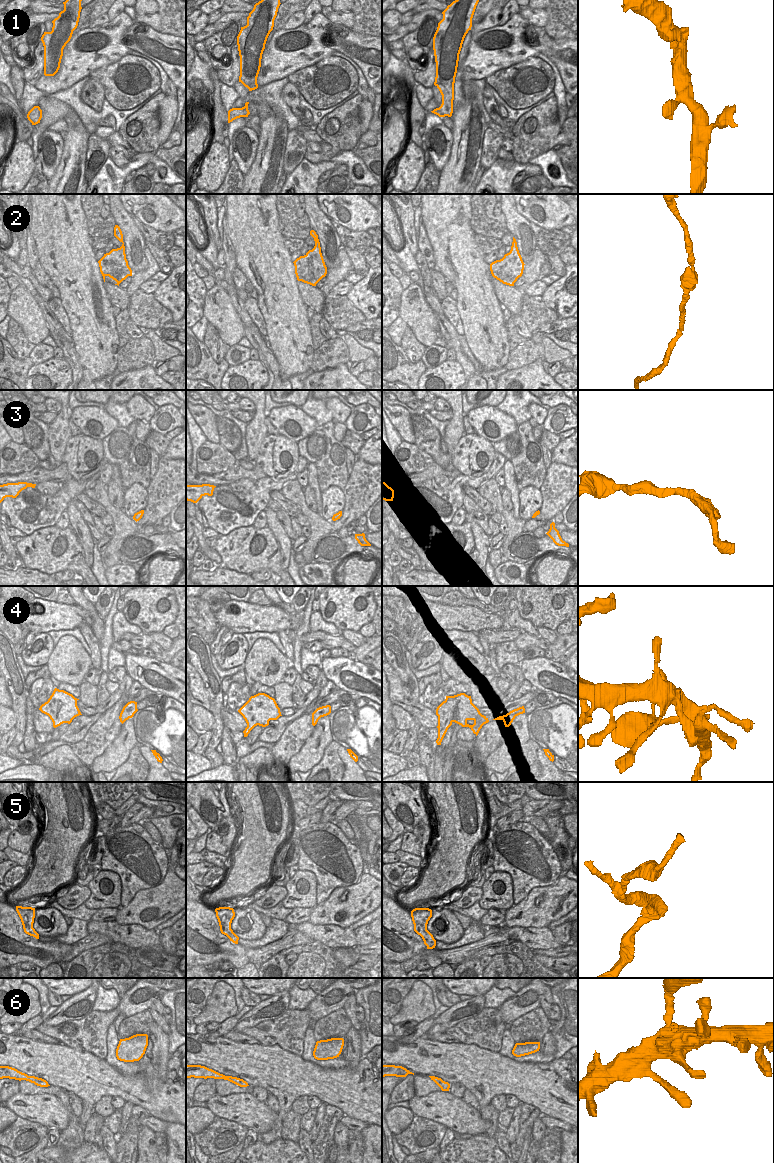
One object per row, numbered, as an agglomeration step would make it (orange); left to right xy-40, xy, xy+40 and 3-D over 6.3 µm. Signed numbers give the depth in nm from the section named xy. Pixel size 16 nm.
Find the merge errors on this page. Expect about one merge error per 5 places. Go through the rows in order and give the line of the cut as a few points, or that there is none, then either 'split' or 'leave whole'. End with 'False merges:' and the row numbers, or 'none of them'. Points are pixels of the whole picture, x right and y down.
1: cut none; leave whole
2: cut none; leave whole
3: cut none; leave whole
4: cut none; leave whole
5: cut none; leave whole
6: cut none; leave whole
False merges: none of them

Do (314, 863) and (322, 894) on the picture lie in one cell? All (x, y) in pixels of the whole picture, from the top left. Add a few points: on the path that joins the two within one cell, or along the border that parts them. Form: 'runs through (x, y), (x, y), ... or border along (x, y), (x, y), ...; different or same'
runs through (322, 871), (322, 886); same

